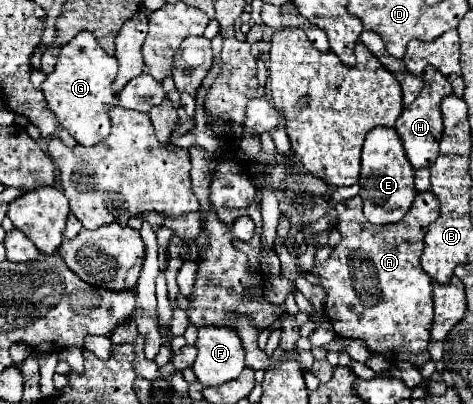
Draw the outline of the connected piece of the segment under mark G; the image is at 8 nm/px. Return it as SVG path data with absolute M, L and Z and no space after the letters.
M83 30L69 44L59 48L55 70L43 82L43 94L47 106L55 112L57 122L63 128L67 128L71 136L83 146L93 146L101 142L111 130L109 110L113 108L115 102L111 86L115 82L117 70L119 70L117 58L109 56L99 46L97 38L93 38L93 34Z

